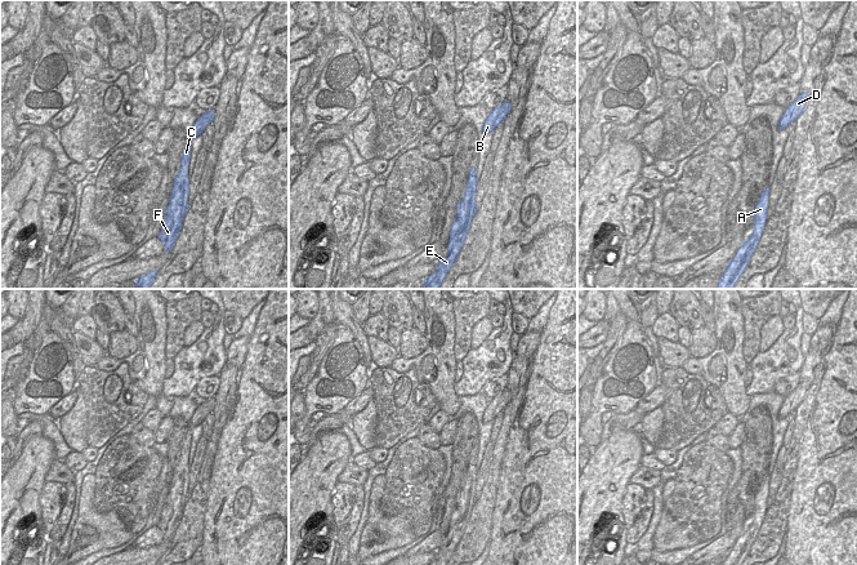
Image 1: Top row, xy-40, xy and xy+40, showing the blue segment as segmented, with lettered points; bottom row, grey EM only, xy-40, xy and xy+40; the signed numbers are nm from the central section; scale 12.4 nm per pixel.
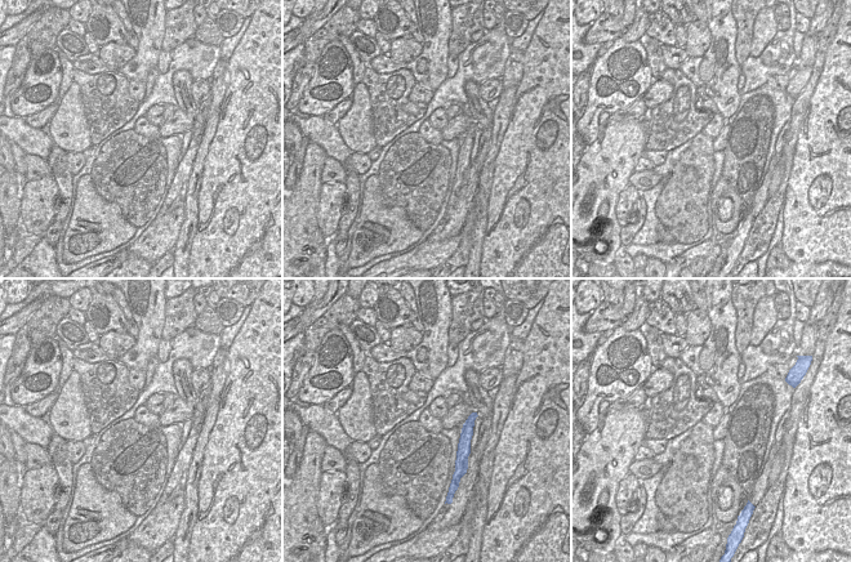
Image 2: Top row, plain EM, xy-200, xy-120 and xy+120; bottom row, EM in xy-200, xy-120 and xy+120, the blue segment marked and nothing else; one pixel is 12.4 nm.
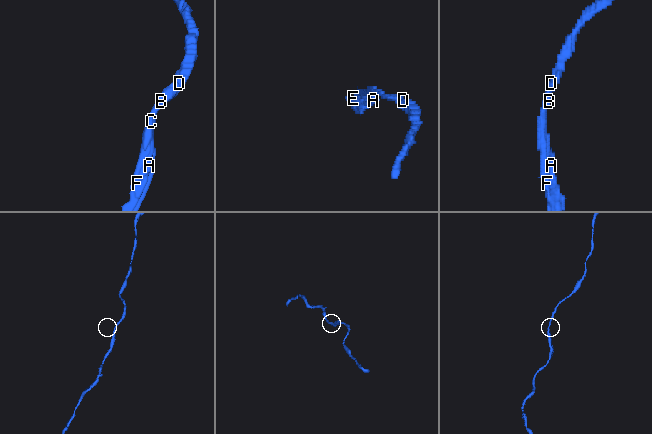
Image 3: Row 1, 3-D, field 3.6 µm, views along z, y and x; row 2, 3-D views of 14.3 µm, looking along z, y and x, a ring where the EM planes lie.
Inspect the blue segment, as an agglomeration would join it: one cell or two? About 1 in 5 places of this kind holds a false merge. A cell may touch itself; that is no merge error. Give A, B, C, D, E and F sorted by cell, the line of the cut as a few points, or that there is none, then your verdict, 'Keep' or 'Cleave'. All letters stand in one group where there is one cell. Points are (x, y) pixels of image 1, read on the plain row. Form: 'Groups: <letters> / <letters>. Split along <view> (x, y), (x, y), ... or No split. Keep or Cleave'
Groups: A B C D E F. No split. Keep.

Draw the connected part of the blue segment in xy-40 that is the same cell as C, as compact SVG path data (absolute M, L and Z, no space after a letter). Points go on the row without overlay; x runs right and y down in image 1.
M214 397L206 399L205 402L200 404L195 410L191 421L188 422L188 431L182 440L180 457L177 466L173 470L173 477L170 481L169 493L165 501L165 506L161 511L161 522L159 529L165 533L165 540L171 540L180 520L186 502L189 497L188 482L189 482L189 466L188 455L192 439L192 428L201 424L209 413L214 409Z

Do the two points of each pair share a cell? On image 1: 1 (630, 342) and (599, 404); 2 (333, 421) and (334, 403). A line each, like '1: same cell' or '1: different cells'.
1: same cell
2: different cells

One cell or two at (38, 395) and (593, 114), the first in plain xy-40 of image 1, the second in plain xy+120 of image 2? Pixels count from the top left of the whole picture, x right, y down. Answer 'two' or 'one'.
one

